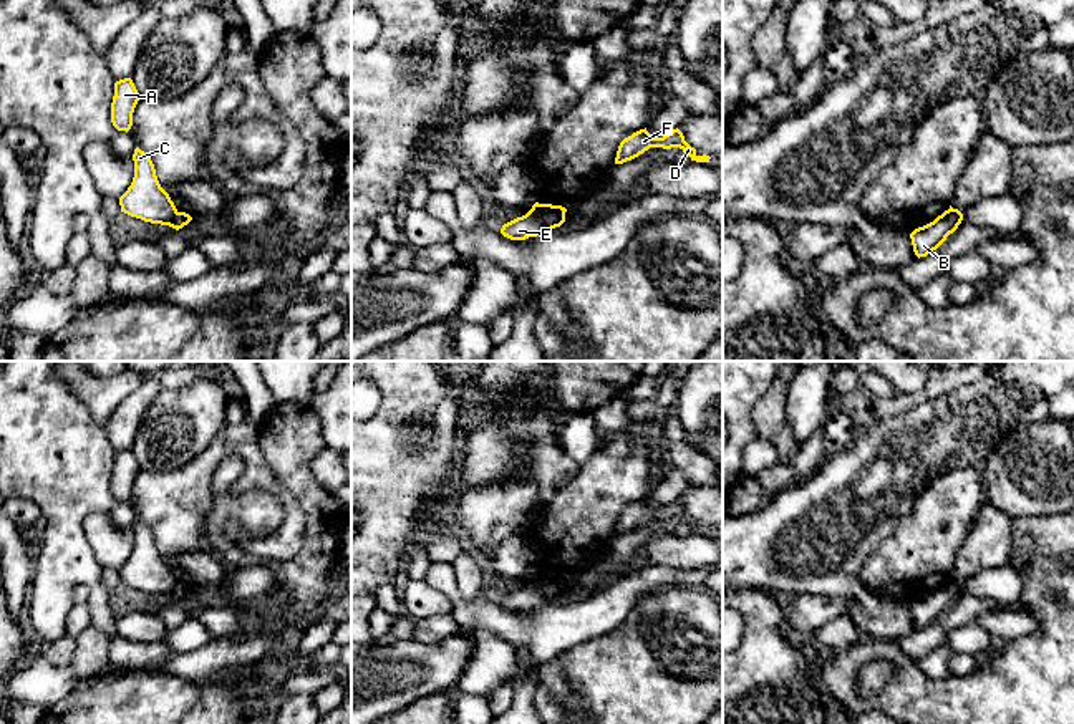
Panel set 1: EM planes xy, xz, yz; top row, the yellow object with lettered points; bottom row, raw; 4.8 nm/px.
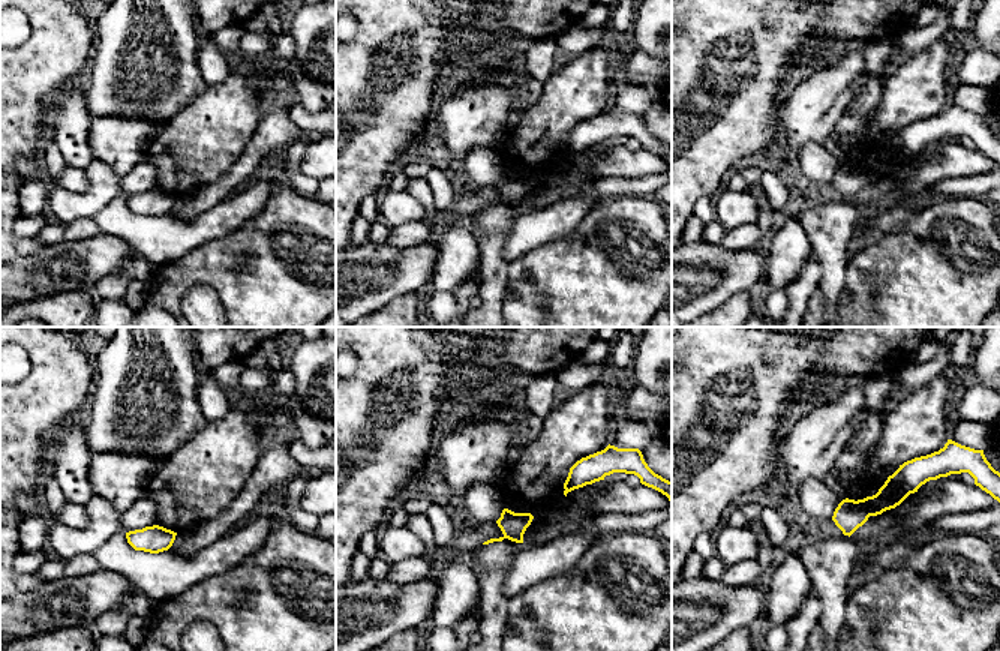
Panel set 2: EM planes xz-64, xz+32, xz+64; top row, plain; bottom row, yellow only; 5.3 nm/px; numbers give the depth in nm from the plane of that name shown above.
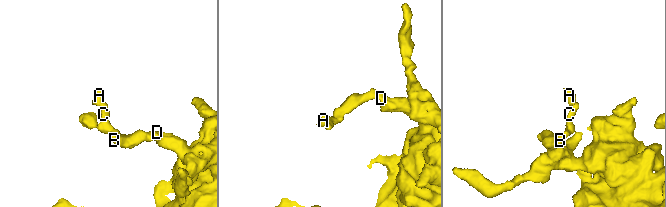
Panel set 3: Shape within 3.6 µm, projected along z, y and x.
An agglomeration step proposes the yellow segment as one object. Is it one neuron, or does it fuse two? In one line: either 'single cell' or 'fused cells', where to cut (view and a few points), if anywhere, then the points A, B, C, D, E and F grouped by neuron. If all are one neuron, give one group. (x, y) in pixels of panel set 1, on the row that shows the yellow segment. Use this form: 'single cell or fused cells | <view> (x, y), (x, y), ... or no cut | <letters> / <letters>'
fused cells | xz (531, 209), (551, 229) | A C E / B D F

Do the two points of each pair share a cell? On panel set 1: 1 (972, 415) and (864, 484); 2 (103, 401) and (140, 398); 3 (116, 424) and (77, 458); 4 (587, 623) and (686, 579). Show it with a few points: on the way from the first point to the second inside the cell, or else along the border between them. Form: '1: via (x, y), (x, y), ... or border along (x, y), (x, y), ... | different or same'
1: via (945, 433), (890, 463) | same
2: border along (143, 378), (116, 406), (103, 428) | different
3: border along (103, 429), (115, 453) | different
4: via (612, 605), (640, 580), (662, 579) | same

